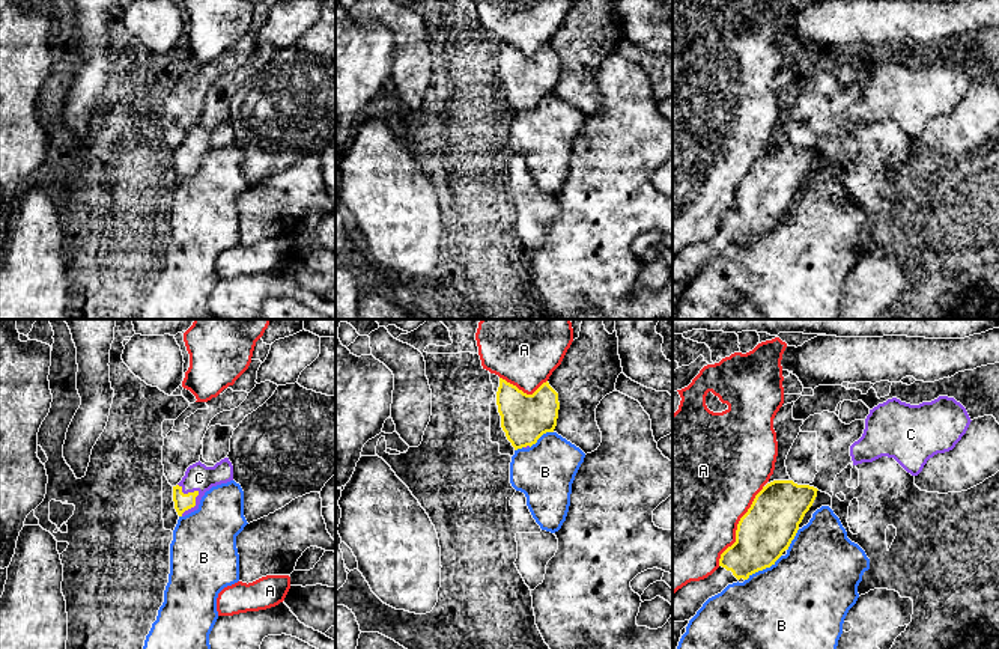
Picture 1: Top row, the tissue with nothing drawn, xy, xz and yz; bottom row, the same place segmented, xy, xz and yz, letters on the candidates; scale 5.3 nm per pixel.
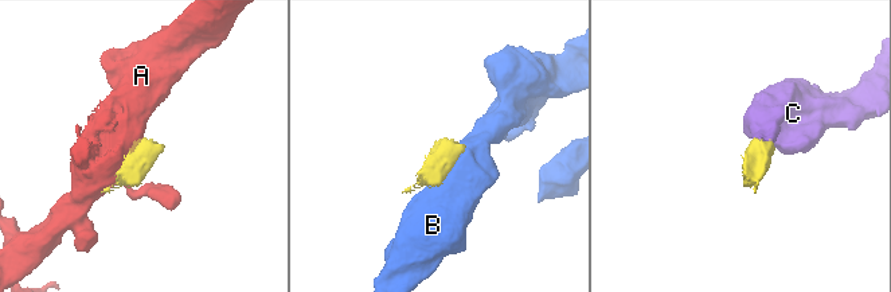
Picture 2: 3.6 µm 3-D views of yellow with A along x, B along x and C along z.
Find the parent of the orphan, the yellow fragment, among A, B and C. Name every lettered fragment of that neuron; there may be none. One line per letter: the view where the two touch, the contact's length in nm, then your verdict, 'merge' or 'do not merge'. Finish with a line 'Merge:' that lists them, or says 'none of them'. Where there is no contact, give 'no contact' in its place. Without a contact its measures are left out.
A: yz | 500 nm | do not merge
B: yz | 240 nm | do not merge
C: xy | 180 nm | merge
Merge: C

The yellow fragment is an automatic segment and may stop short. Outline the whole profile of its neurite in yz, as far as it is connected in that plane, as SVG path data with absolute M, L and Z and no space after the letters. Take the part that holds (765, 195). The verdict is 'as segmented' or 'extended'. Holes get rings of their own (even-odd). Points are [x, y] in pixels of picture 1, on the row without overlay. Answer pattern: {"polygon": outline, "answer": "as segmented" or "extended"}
{"polygon": "M773 143L763 149L737 187L736 205L721 217L719 230L707 241L691 244L673 257L673 285L689 283L709 261L721 256L728 247L743 245L752 236L775 227L788 212L817 154L814 149L797 148L793 143Z", "answer": "extended"}

